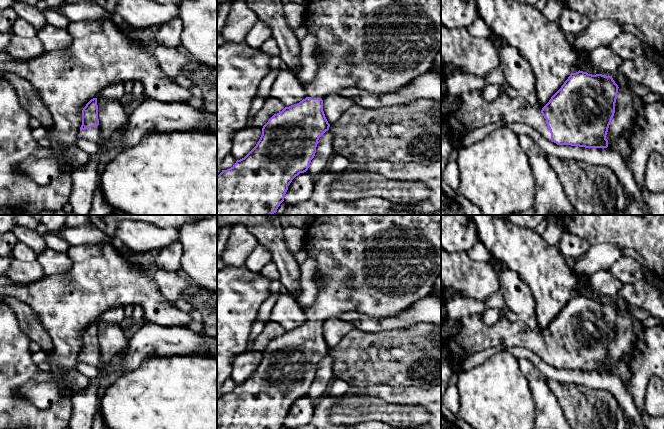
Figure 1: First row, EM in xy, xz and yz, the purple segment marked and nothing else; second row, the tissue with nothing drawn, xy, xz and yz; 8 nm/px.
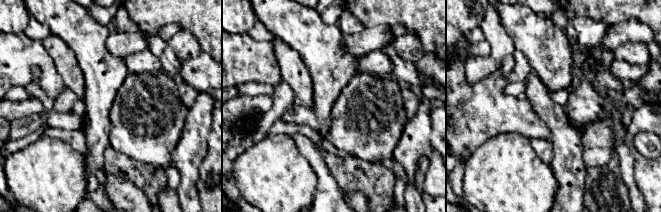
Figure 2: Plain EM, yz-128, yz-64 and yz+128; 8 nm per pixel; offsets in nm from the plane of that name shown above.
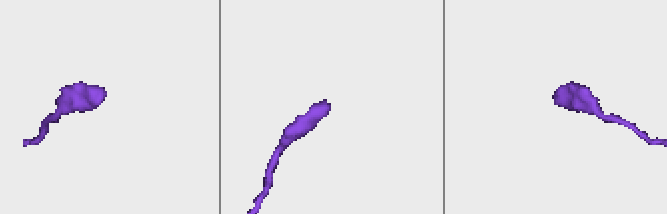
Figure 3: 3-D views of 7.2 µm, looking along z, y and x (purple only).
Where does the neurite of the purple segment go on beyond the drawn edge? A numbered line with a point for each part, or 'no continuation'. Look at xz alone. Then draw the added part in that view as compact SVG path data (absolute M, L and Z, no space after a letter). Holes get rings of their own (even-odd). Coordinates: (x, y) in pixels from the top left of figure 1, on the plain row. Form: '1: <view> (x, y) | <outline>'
1: xz (379, 265) | M315 215L314 219L308 224L305 230L306 230L306 236L304 239L304 249L307 251L308 255L313 256L315 258L317 263L317 267L316 267L317 277L321 280L319 284L316 284L317 295L315 298L315 302L313 303L312 306L304 309L307 321L319 322L323 324L326 320L330 318L338 317L340 314L345 312L359 312L375 317L394 316L400 313L401 311L407 309L415 302L430 296L434 284L438 279L439 275L441 274L441 215Z

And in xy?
1: xy (94, 358) | M100 349L91 351L80 356L83 362L86 362L92 366L99 366L102 360L102 355Z

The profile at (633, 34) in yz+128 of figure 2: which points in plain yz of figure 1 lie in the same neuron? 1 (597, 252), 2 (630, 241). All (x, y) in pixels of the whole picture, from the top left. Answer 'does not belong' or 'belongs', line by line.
1: belongs
2: does not belong

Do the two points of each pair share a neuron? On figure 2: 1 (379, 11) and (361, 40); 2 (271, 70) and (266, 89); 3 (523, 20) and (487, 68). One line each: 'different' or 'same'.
1: different
2: different
3: different

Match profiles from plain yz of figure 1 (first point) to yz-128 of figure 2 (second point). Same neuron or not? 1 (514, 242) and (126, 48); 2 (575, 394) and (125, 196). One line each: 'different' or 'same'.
1: different
2: different

